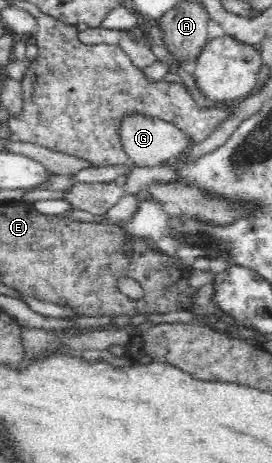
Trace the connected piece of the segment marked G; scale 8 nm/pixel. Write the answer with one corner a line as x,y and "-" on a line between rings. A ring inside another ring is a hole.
141,113
124,115
118,127
118,136
130,162
138,167
164,165
188,152
191,146
186,134
174,124

